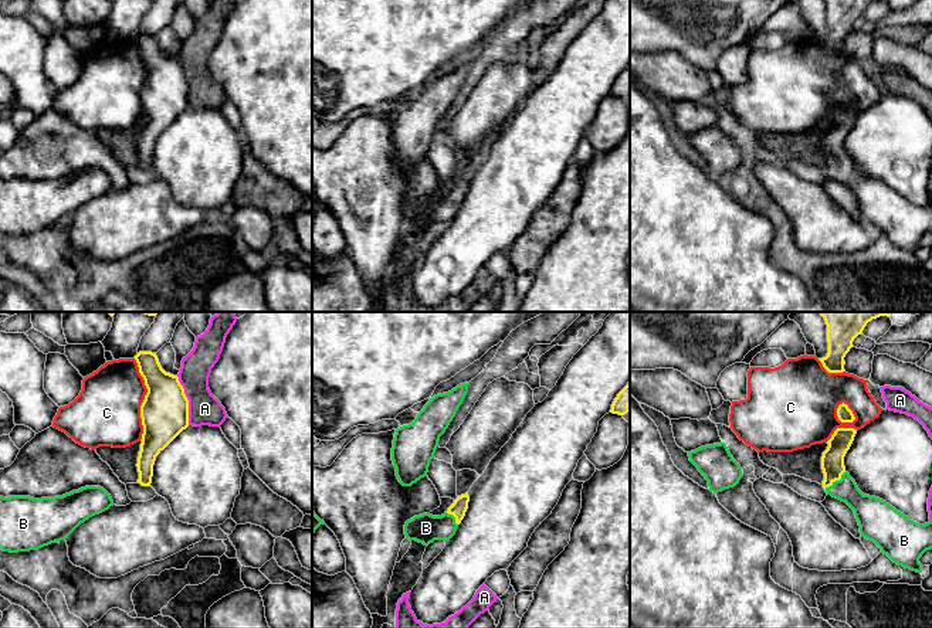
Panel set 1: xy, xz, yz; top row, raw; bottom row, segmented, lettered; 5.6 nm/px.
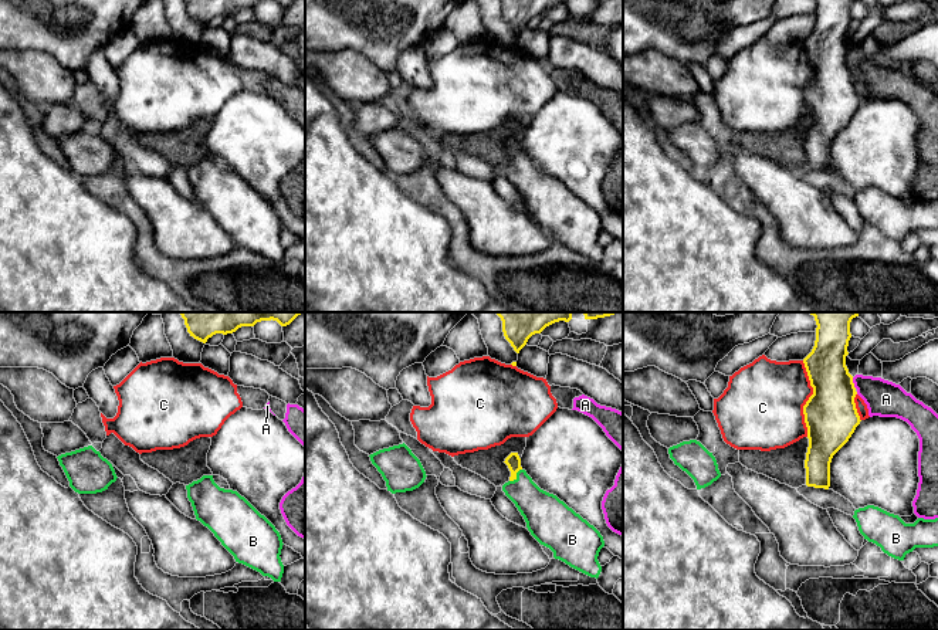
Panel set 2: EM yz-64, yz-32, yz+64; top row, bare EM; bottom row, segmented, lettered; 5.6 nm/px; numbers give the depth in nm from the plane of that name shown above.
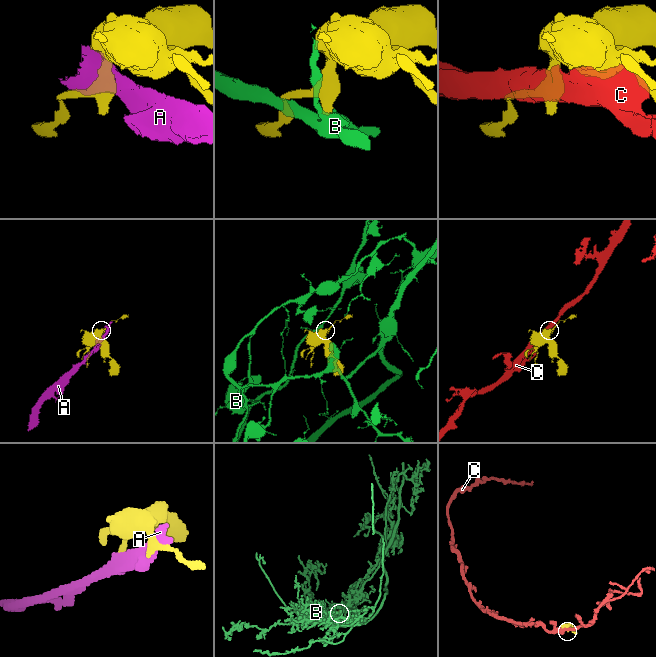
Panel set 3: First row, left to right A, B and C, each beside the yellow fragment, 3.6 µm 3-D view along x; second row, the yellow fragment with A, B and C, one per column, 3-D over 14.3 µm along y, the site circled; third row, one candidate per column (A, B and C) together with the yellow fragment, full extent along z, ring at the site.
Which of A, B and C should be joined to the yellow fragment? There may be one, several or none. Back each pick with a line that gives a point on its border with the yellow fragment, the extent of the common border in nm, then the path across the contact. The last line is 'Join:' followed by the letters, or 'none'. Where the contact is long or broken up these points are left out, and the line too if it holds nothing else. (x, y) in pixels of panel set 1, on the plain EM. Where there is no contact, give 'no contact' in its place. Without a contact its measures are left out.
B: meets yellow in yz at (836, 162); contact 160 nm long; runs through yz (833, 149), (836, 162), (868, 192)
Join: B

